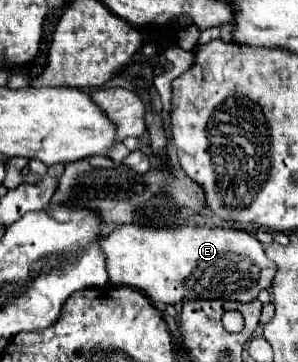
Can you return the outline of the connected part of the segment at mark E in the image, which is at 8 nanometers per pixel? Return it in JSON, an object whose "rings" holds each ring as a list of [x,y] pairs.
{"rings":[[[119,225],[109,235],[99,237],[97,243],[105,253],[109,283],[143,291],[157,309],[197,297],[243,303],[253,301],[259,291],[269,287],[275,275],[275,263],[263,253],[259,239],[239,229],[207,229],[191,225],[153,229]]]}

